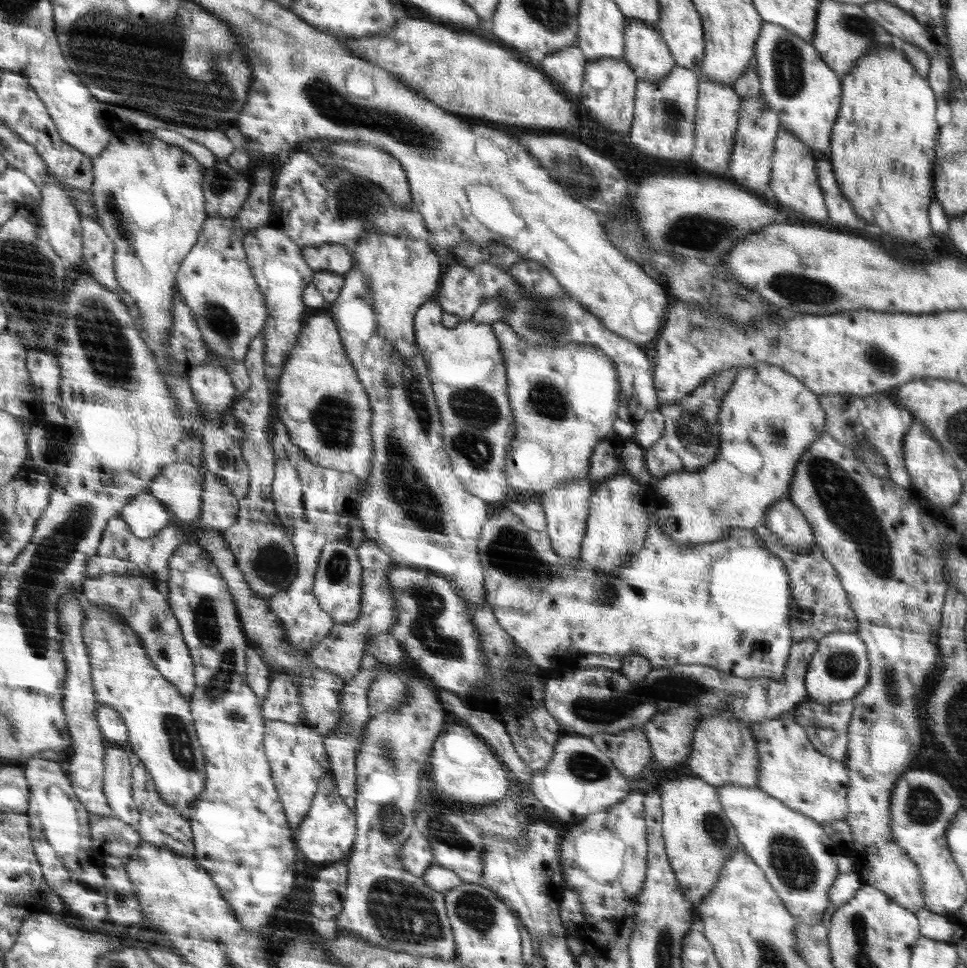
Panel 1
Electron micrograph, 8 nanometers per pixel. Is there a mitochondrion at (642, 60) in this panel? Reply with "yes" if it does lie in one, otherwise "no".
no

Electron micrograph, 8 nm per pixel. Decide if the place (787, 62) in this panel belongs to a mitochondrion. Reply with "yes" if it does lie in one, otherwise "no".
yes

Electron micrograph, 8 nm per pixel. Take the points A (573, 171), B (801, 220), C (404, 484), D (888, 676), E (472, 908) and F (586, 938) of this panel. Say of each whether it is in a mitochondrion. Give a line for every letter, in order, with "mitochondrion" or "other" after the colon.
A: mitochondrion
B: other
C: mitochondrion
D: mitochondrion
E: mitochondrion
F: other

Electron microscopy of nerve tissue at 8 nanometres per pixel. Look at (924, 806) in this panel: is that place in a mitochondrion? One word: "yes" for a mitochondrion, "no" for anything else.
yes

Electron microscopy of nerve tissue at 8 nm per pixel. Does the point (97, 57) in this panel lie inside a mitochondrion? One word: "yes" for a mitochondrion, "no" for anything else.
yes

